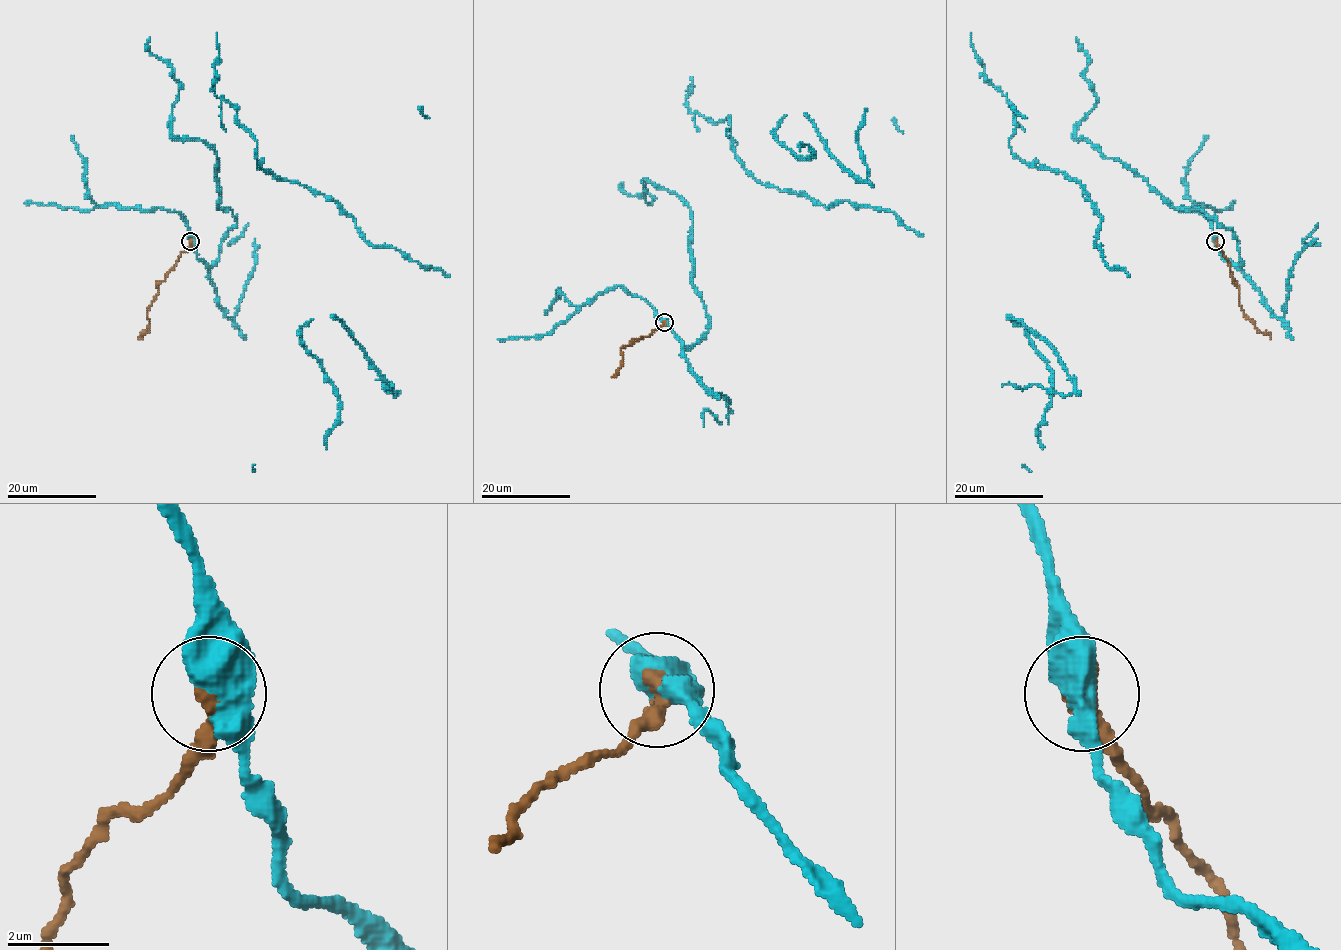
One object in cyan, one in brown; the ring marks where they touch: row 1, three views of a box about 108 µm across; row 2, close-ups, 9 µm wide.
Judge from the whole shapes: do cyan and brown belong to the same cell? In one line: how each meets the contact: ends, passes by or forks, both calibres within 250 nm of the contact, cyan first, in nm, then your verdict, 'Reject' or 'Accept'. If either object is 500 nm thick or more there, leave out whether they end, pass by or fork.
Thickness 600 nm (cyan) against 360 nm. Reject

